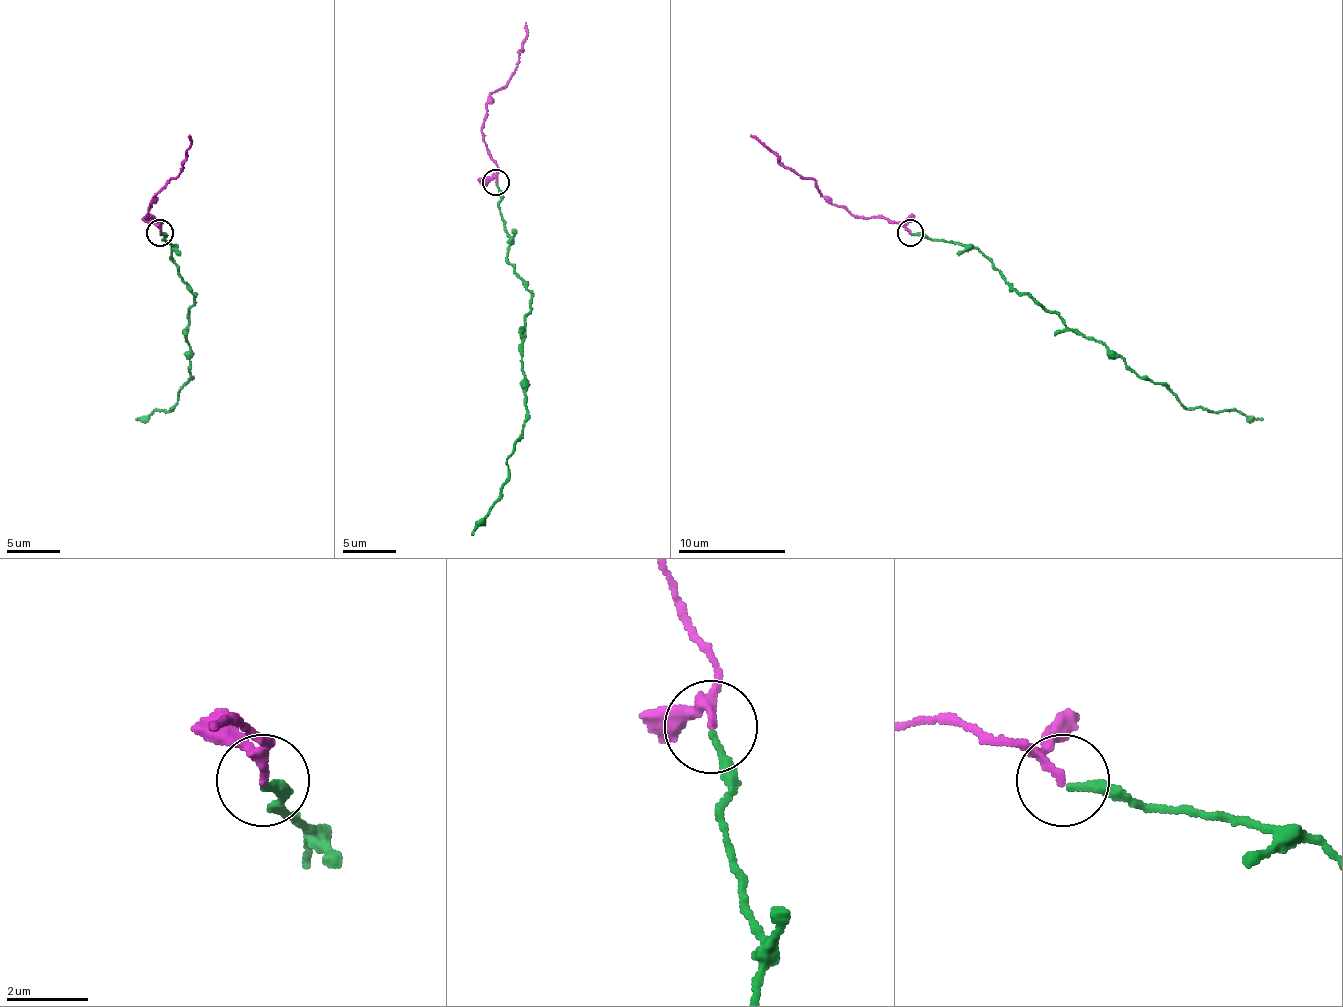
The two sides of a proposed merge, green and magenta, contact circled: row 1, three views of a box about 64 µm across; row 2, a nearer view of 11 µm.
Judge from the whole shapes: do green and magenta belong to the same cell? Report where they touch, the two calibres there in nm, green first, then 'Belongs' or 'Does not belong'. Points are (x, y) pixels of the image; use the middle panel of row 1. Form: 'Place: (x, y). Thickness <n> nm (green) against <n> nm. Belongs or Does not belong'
Place: (496, 182). Thickness 200 nm (green) against 150 nm. Belongs

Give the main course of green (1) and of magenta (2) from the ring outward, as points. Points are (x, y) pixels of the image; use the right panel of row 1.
1: (911, 234), (978, 248), (1021, 293), (1093, 336), (1141, 376), (1160, 382), (1187, 409), (1262, 419)
2: (911, 232), (887, 218), (852, 216), (828, 199), (811, 178), (795, 173), (750, 135)

